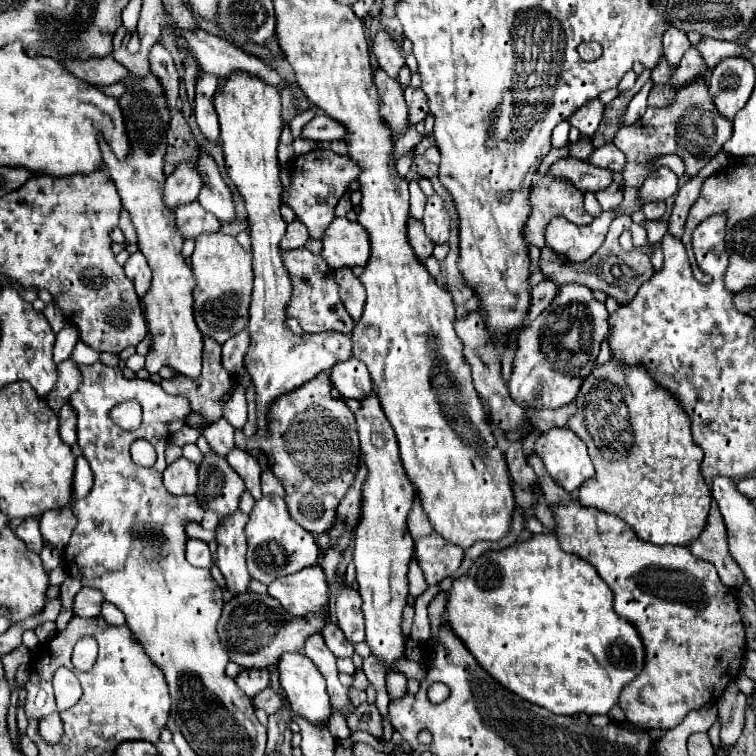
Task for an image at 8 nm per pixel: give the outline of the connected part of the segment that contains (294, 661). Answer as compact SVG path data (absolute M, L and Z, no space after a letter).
M299 652L285 654L279 664L279 680L293 712L311 724L327 726L331 718L331 702L325 680L317 666Z

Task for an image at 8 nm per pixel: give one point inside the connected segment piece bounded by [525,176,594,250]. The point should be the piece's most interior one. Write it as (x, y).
(552, 196)

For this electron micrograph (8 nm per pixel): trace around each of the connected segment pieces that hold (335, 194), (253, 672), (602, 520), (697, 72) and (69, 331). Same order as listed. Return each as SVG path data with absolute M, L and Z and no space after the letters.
M313 150L309 154L297 156L293 168L293 186L283 192L283 202L293 208L297 220L303 222L311 234L311 238L321 240L323 232L335 218L335 206L341 196L349 190L351 180L357 180L361 174L361 166L351 156L339 156L333 150Z
M243 668L237 676L235 676L235 684L249 696L253 698L255 694L259 694L261 690L267 688L269 684L269 674L265 668Z
M571 500L553 512L557 520L557 538L565 552L587 558L605 584L613 590L615 612L629 620L645 646L645 666L641 674L629 682L619 696L619 706L625 712L627 722L641 728L669 730L683 722L683 718L705 704L713 704L721 698L727 684L739 674L741 660L745 656L745 630L741 628L741 616L737 612L737 598L727 588L713 564L699 560L687 548L655 546L637 538L637 534L613 514L585 508L579 500Z
M689 48L687 52L685 52L685 56L681 58L681 62L679 62L679 68L677 68L677 72L673 74L673 78L671 78L671 86L673 88L679 88L681 84L687 84L689 80L693 80L693 78L697 78L697 76L707 76L709 74L709 68L707 68L707 64L703 62L703 58L697 54L697 50L695 48Z
M65 324L65 328L57 334L57 340L55 340L55 350L53 350L55 362L59 364L59 362L71 358L77 342L79 342L77 326L75 326L75 324Z

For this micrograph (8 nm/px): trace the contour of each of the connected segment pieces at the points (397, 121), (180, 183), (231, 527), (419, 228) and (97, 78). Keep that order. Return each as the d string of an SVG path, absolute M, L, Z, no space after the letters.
M375 72L375 86L381 96L379 114L393 132L393 136L399 136L409 128L409 116L407 116L407 104L403 100L403 90L395 78L385 76L385 72Z
M195 162L179 164L173 170L173 174L167 176L167 180L165 180L165 188L163 188L165 208L175 212L179 206L197 200L201 186L203 186L203 182L199 178Z
M235 512L233 516L221 518L223 526L217 532L217 566L225 578L225 588L241 596L249 592L251 576L245 566L245 552L247 552L247 538L245 538L245 524L249 516L243 512Z
M413 218L407 220L407 238L409 238L409 244L411 244L417 260L421 264L425 264L427 258L433 254L433 244L429 244L429 238L425 236L423 224L419 220L413 220Z
M105 56L101 60L65 60L61 62L69 72L73 72L79 80L95 84L95 86L111 86L123 82L127 78L127 68L121 66L113 56Z

